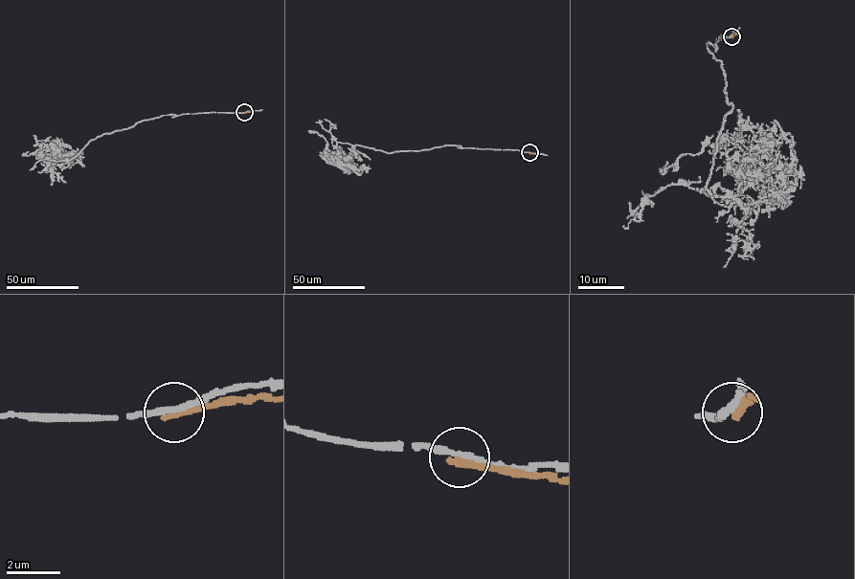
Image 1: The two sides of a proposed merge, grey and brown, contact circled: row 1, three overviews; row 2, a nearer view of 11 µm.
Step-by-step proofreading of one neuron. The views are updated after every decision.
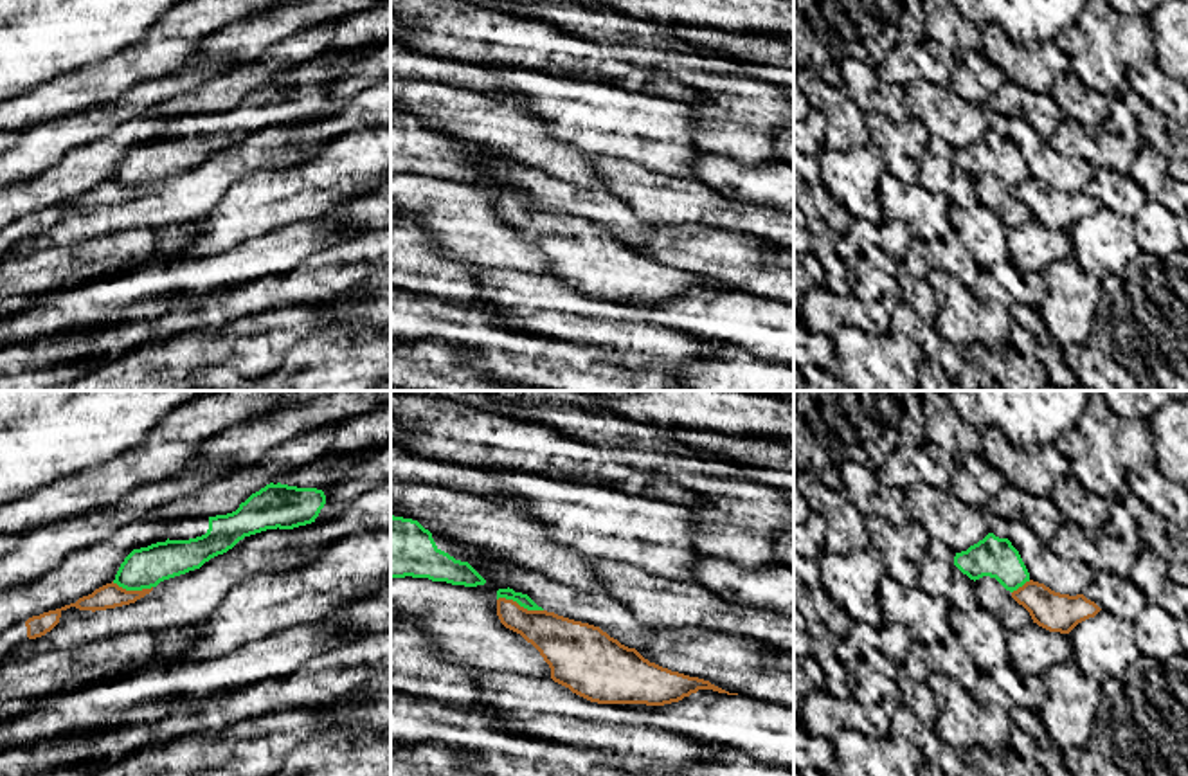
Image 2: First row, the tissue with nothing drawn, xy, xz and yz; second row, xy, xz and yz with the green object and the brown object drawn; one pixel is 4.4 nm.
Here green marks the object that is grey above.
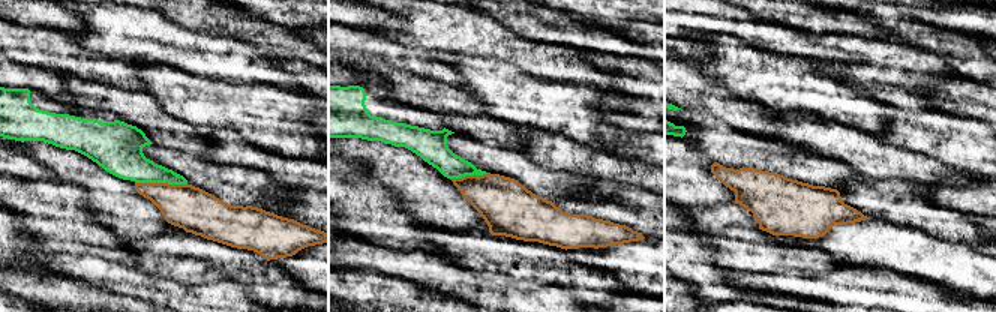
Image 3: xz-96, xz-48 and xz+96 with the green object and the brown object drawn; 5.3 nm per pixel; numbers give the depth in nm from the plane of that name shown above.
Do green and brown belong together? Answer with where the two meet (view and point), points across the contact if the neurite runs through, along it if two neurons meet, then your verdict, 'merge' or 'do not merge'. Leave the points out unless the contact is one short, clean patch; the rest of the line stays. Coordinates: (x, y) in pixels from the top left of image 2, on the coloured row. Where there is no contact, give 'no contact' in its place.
meets green in xz at (521, 605); do not merge

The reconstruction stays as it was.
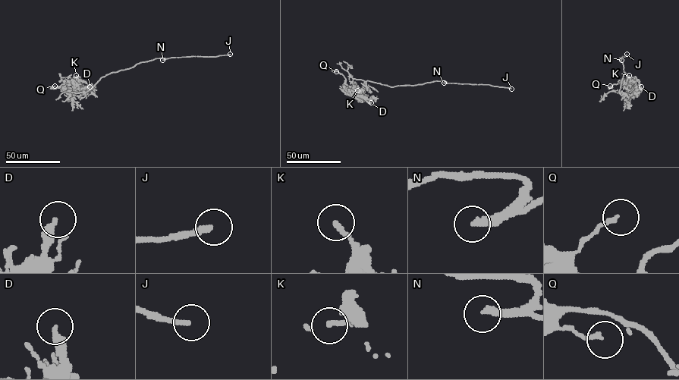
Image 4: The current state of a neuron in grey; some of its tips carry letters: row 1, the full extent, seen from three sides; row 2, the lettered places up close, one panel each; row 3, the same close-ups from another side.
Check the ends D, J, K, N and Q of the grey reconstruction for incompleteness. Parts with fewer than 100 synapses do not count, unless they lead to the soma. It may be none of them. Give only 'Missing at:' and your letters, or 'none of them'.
Missing at: J, N

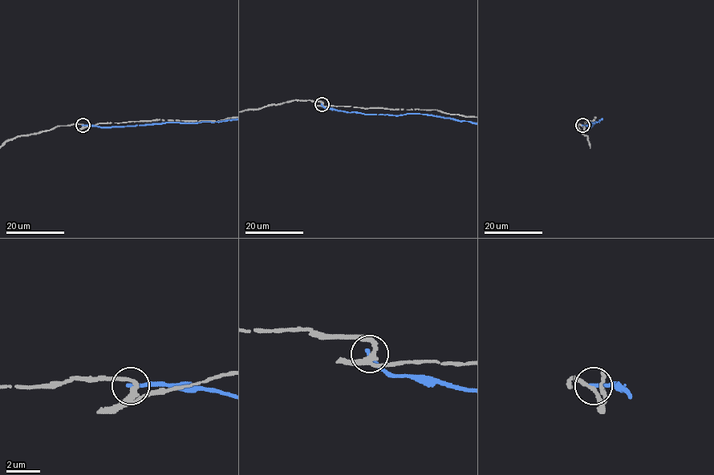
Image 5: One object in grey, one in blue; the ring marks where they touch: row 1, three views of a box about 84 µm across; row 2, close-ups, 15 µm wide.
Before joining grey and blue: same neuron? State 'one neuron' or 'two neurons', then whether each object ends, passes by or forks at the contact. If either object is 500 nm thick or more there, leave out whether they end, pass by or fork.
two neurons; grey passes by; blue ends

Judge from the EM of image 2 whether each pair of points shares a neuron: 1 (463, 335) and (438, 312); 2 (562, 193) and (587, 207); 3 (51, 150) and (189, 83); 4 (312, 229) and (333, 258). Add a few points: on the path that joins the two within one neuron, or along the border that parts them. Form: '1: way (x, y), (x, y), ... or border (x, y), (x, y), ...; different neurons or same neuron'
1: way (458, 330), (443, 315); same neuron
2: way (567, 198), (582, 202); same neuron
3: way (85, 126), (99, 123), (155, 90); same neuron
4: border (364, 231), (317, 252); different neurons

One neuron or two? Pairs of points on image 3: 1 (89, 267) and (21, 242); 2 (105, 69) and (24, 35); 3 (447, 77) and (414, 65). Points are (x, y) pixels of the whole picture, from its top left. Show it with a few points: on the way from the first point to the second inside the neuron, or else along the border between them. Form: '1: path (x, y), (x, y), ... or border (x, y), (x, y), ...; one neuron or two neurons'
1: border (47, 248), (26, 252); two neurons
2: path (86, 65), (71, 57), (54, 41), (44, 38); one neuron
3: path (440, 71), (422, 66); one neuron

